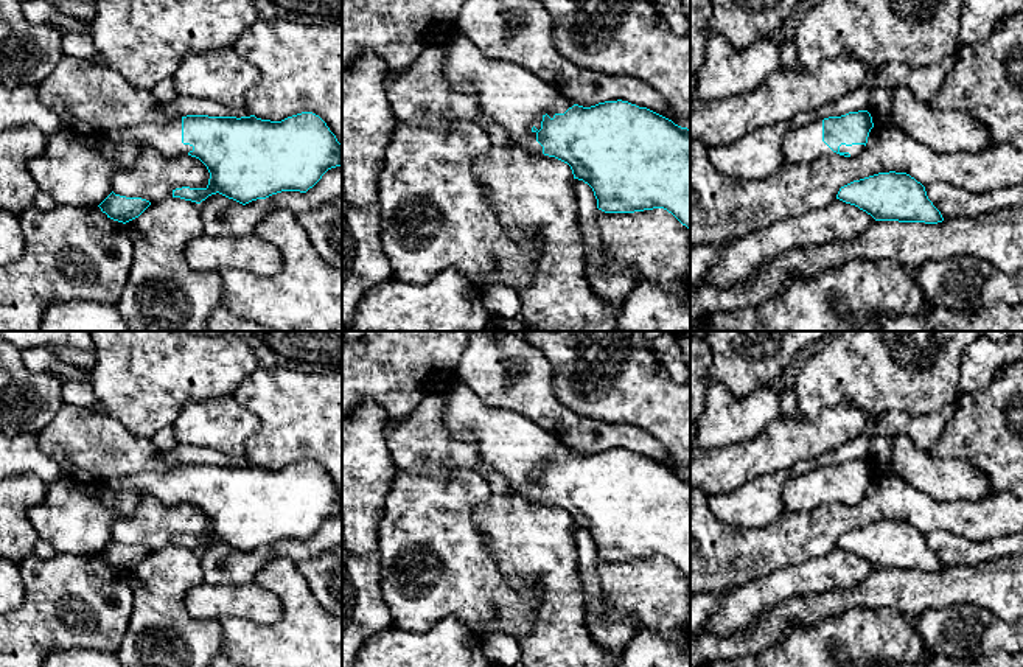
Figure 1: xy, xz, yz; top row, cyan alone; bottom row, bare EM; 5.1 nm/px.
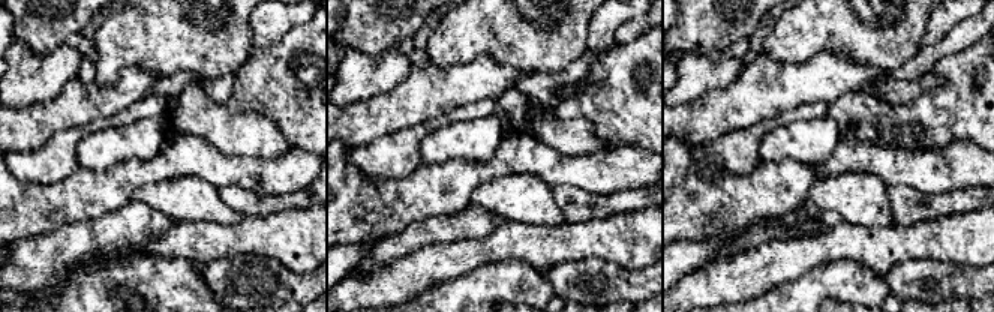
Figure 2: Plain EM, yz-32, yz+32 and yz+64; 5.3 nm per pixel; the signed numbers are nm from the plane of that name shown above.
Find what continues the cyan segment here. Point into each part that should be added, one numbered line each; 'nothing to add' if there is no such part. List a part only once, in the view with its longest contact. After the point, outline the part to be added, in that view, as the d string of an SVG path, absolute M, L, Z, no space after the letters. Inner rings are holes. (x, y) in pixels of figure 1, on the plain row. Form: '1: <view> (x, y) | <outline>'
1: xz (510, 443) | M460 379L443 393L442 423L452 437L473 435L480 460L501 473L512 490L538 502L543 494L532 476L539 479L546 462L553 466L574 454L555 434L527 417L488 407Z

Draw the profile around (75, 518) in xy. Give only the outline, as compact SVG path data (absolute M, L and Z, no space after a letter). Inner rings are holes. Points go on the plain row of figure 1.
M62 476L47 485L44 501L28 510L28 519L56 554L98 555L112 541L113 522L131 515L140 496L134 490L115 491L106 484L84 485Z

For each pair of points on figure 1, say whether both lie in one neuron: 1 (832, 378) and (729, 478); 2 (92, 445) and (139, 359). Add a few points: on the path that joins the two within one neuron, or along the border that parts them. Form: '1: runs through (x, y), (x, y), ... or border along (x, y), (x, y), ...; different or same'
1: border along (835, 405), (813, 419), (798, 409); different
2: border along (89, 408), (114, 417), (139, 436); different

